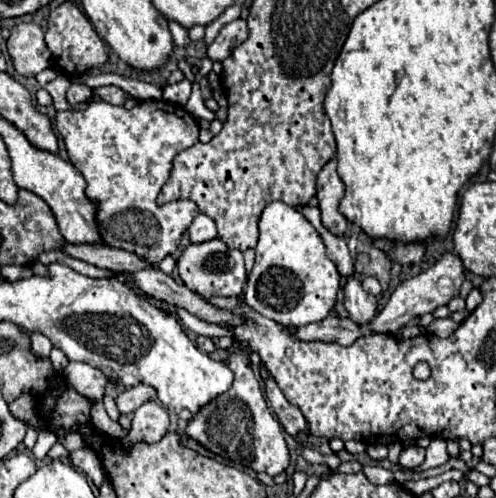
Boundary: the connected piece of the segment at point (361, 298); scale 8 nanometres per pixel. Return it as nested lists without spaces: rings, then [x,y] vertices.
[[[357,274],[345,282],[345,308],[357,324],[369,324],[369,320],[377,316],[377,298],[361,288]]]

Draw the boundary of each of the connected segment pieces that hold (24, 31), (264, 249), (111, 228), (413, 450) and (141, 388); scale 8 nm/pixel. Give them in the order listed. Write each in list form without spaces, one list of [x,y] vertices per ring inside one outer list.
[[[33,22],[17,24],[11,30],[7,50],[11,54],[13,68],[21,76],[31,78],[51,66],[51,52],[45,44],[45,32]]]
[[[283,202],[267,204],[259,220],[259,242],[255,254],[255,266],[243,290],[247,306],[283,326],[297,328],[321,322],[329,316],[335,306],[341,276],[337,266],[329,260],[319,232],[299,210]]]
[[[95,100],[83,110],[57,112],[55,126],[65,142],[69,162],[87,180],[85,194],[95,202],[95,220],[103,244],[137,252],[153,264],[173,254],[199,208],[189,200],[159,204],[157,196],[169,178],[175,154],[199,142],[197,118],[167,100],[143,100],[131,110]]]
[[[407,446],[401,450],[399,454],[399,466],[411,470],[411,468],[419,468],[425,460],[425,448],[421,446]]]
[[[139,384],[139,386],[133,386],[133,388],[129,388],[117,396],[117,408],[121,414],[131,414],[143,402],[147,402],[151,398],[155,398],[155,390],[145,386],[145,384]]]

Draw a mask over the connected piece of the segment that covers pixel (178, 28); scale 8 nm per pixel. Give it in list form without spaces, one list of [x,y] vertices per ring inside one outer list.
[[[169,20],[169,30],[171,30],[171,36],[173,36],[173,42],[175,46],[187,46],[189,44],[189,34],[187,34],[187,28],[183,28],[181,24]]]

